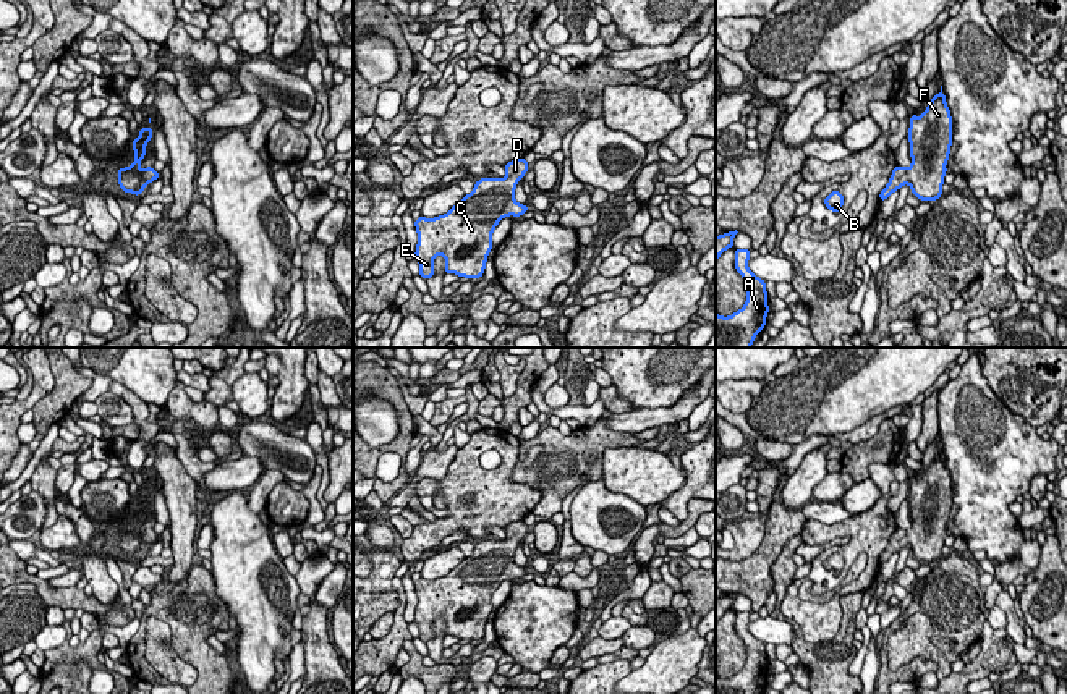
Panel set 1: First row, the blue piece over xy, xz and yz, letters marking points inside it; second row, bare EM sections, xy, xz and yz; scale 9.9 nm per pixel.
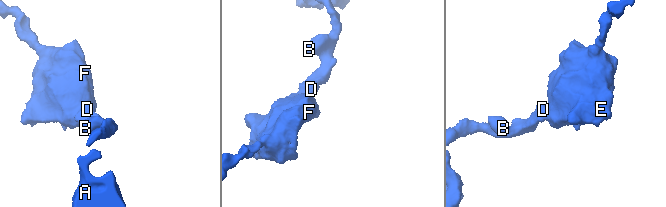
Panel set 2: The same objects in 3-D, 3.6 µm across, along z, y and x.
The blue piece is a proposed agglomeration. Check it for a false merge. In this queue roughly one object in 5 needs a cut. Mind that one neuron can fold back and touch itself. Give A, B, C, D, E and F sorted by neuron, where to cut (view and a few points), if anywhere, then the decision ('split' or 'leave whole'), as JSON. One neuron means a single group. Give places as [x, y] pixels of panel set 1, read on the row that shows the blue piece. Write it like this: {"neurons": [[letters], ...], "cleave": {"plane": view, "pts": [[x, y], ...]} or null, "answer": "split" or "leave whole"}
{"neurons": [["A", "B", "C", "D", "E", "F"]], "cleave": null, "answer": "leave whole"}

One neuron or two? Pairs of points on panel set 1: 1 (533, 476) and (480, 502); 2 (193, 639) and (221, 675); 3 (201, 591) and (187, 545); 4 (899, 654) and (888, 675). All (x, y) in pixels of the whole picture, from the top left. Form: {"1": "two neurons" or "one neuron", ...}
{"1": "two neurons", "2": "one neuron", "3": "two neurons", "4": "two neurons"}

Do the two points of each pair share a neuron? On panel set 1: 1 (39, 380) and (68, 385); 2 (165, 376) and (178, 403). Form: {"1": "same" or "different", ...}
{"1": "different", "2": "different"}

